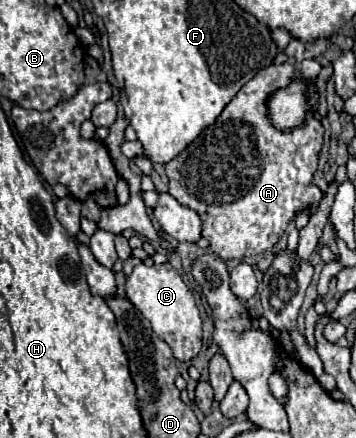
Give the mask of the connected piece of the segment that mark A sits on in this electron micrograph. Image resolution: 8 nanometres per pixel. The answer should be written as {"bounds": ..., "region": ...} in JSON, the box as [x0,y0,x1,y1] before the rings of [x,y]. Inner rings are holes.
{"bounds":[166,62,324,260],"region":[[[284,62],[282,66],[268,66],[260,70],[252,80],[248,80],[240,92],[228,102],[222,114],[216,118],[212,126],[208,126],[180,156],[166,164],[168,176],[168,192],[182,204],[192,208],[202,220],[202,236],[208,238],[210,248],[222,260],[242,260],[244,256],[256,256],[282,238],[288,222],[298,212],[314,214],[324,198],[324,192],[312,184],[314,172],[318,166],[322,142],[324,142],[324,126],[322,122],[306,116],[302,128],[296,128],[288,134],[276,130],[266,116],[266,100],[268,96],[288,86],[288,82],[296,76],[296,64]]]}

